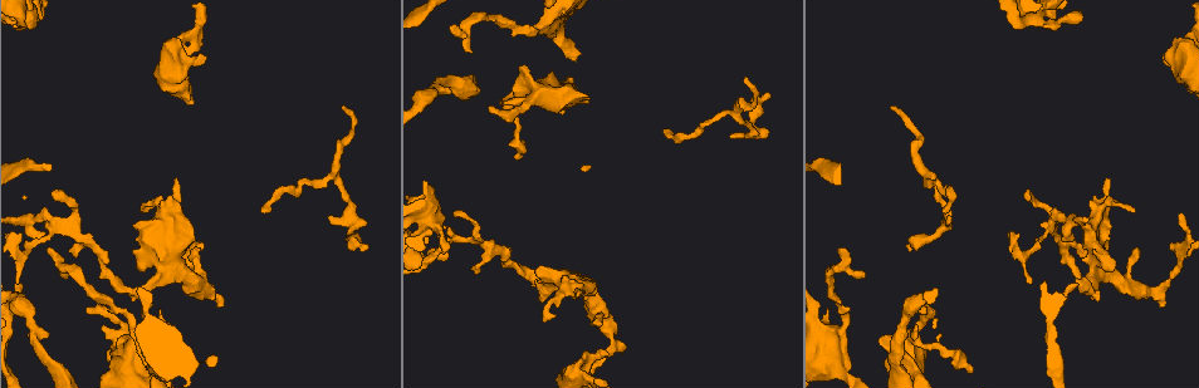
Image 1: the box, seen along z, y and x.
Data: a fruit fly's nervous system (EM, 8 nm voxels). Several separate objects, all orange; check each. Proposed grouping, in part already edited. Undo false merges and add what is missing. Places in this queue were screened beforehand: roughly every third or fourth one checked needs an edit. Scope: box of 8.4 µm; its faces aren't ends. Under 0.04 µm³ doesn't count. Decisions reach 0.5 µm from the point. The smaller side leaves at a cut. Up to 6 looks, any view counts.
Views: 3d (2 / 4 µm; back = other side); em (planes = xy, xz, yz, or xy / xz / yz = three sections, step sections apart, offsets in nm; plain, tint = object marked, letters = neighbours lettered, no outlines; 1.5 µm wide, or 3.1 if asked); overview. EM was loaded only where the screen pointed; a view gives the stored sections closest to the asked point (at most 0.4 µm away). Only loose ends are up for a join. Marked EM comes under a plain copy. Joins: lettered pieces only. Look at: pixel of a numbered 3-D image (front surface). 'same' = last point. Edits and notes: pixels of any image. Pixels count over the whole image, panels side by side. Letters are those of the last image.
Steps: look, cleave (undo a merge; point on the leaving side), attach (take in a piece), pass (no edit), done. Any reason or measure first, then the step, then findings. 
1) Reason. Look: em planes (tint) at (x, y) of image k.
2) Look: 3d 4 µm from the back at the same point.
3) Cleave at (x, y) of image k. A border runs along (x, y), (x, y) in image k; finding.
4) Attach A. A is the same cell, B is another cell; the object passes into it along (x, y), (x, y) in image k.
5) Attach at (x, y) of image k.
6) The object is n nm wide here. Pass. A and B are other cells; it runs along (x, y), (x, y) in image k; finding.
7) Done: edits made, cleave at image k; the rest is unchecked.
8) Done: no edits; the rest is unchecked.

An open end. Look: 3d 2 µm at (342, 109) of image 1.

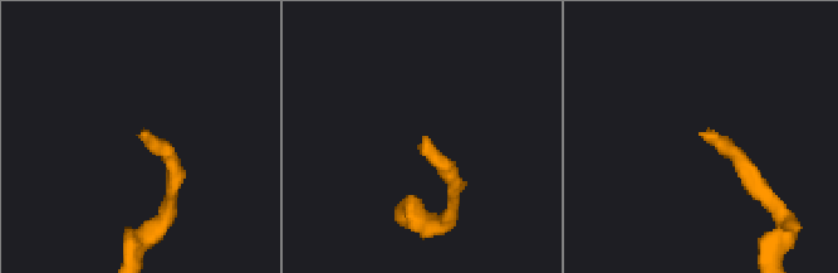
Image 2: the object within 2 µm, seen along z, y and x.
Now the EM. Look: em planes (letters) at (426, 139) of image 2.

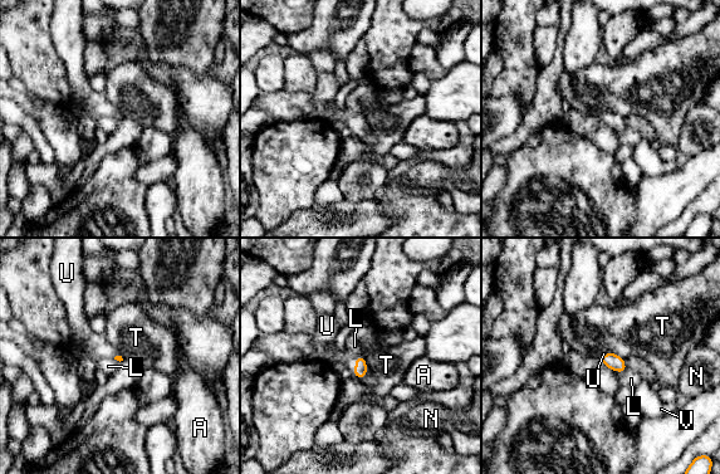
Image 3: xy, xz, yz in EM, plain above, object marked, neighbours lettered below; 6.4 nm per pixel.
Attach U. U is the same cell, A, L, N, T and V are other cells; it goes on there.

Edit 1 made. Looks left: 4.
Stops while still wide. Look: 3d 4 µm at (587, 99) of image 1.

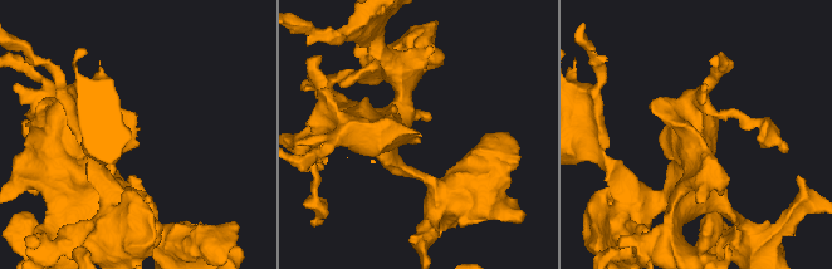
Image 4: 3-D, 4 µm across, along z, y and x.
Look: em xy step 8 (tint) at (420, 135) of image 4.

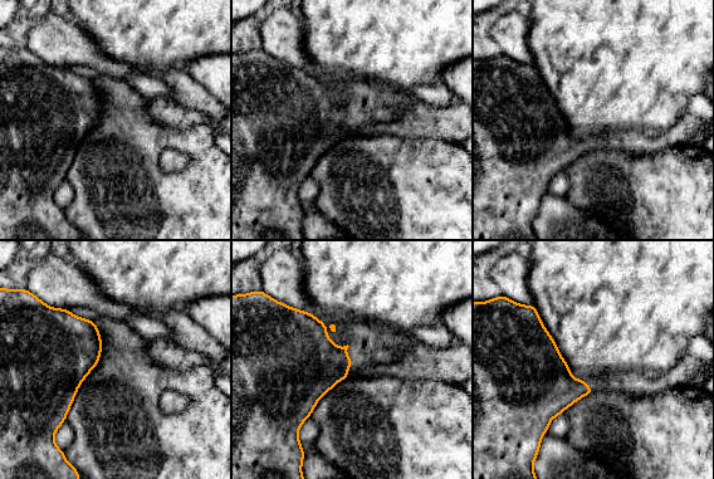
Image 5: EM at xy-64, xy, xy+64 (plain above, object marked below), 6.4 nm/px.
Another direction. Look: em planes (letters) at the same point.

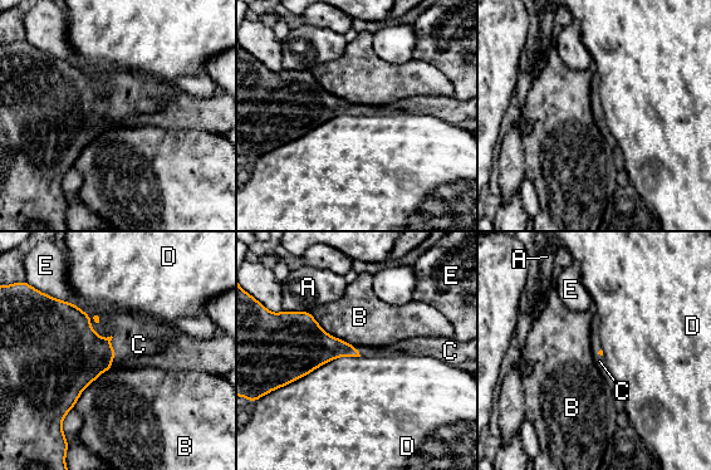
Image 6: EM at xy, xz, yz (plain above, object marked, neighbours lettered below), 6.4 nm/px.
Attach C. C is the same cell, A, B, D and E are other cells; the object passes into it along (75, 355), (114, 351), (138, 344) in image 6; it goes on there.

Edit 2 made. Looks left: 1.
Free end. Look: em xz step 8 (letters) at (578, 296) of image 1.

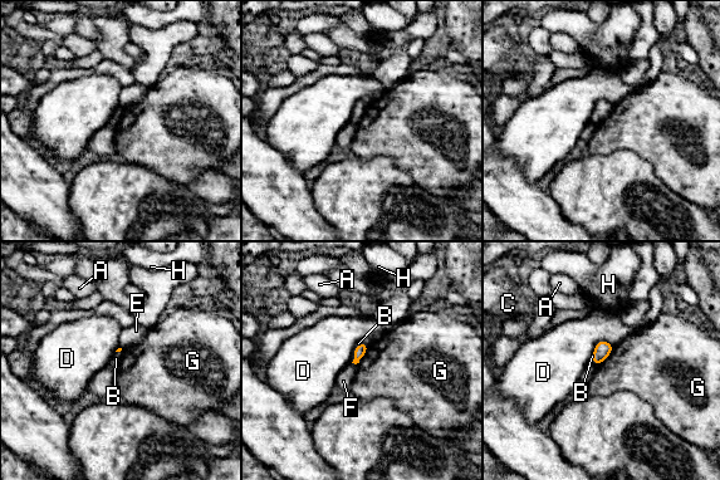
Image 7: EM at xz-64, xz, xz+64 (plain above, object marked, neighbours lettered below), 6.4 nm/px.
Pass. A, B, C, D, E, F, G and H are other cells; a border runs along (613, 346), (612, 351), (597, 366) in image 7; no lettered piece goes on from it.

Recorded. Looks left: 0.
Done: edits made, attach at image 3, attach at image 6; the rest is unchecked.

